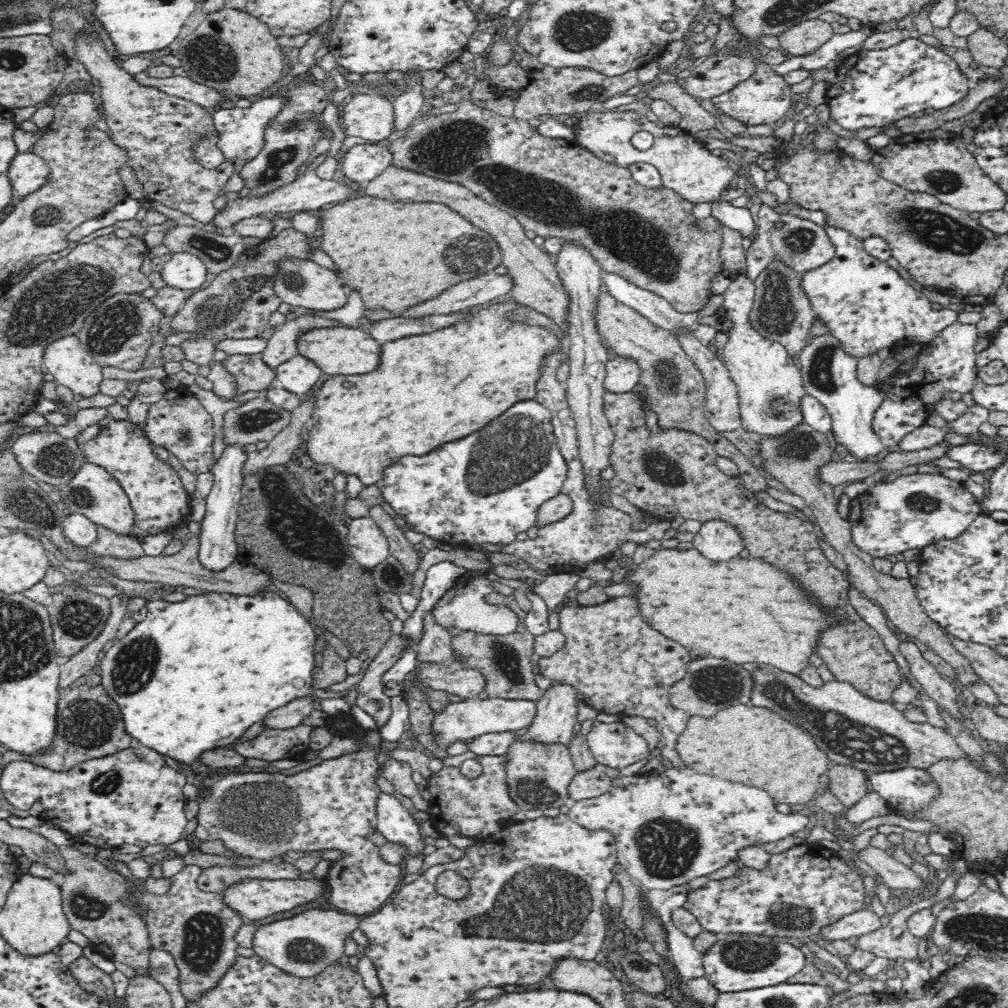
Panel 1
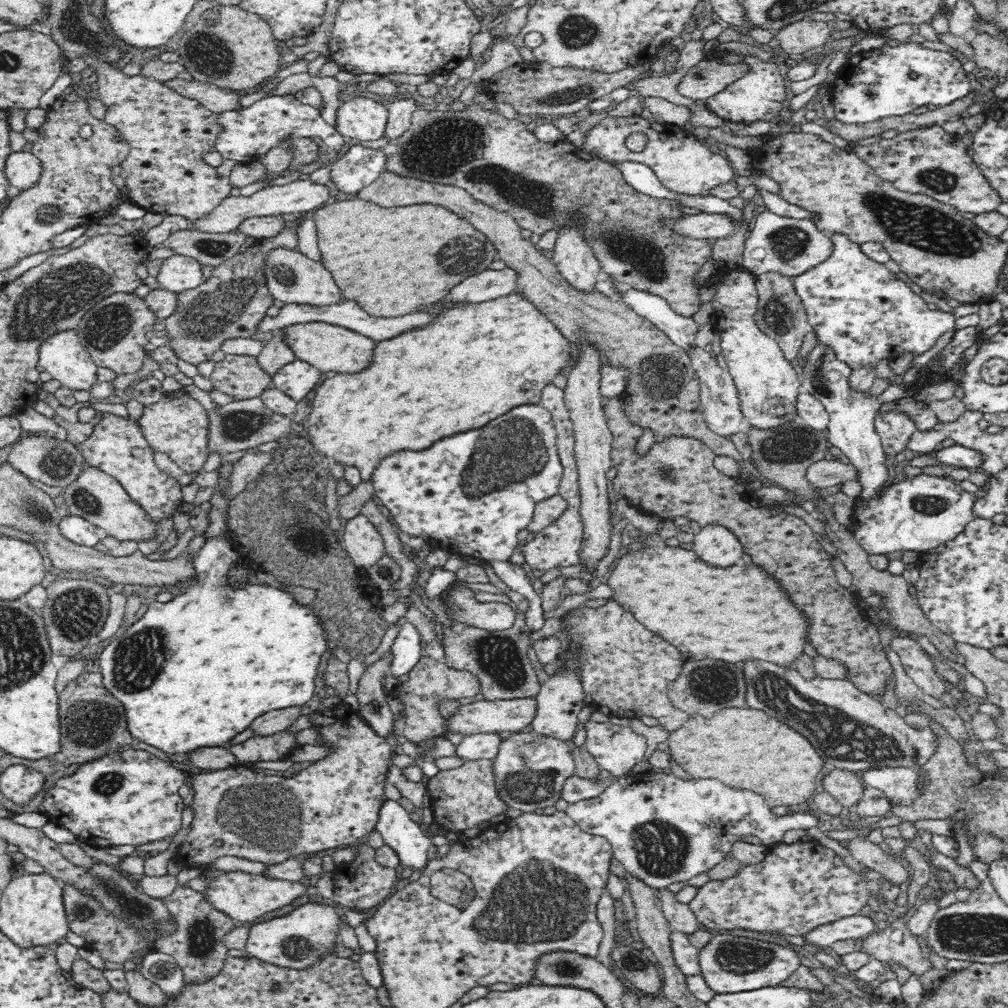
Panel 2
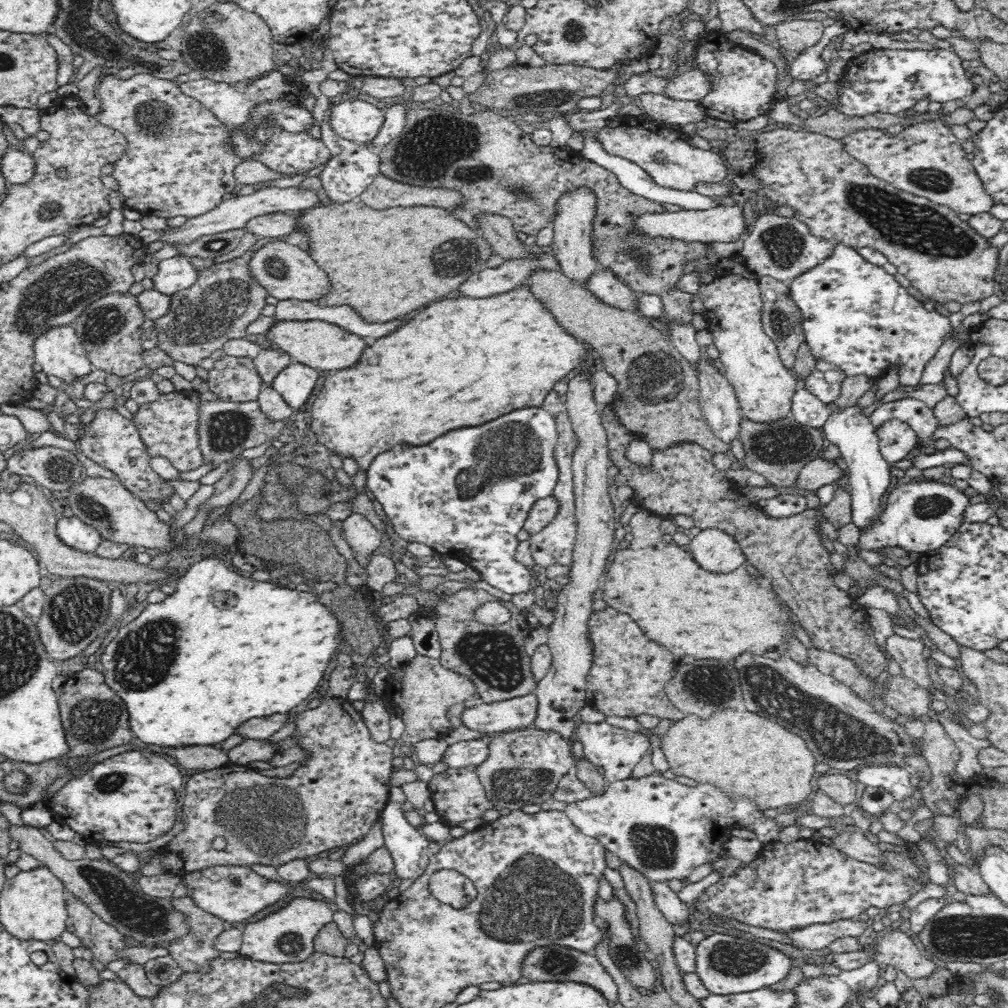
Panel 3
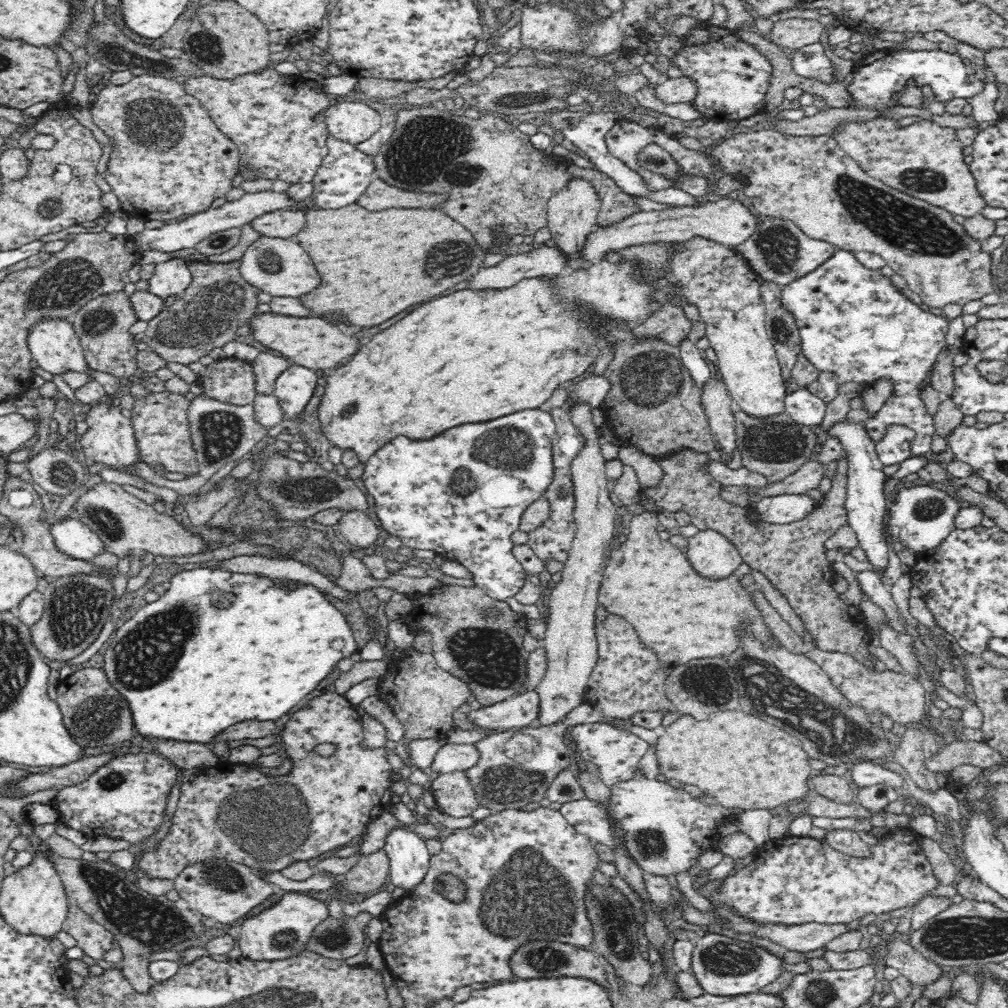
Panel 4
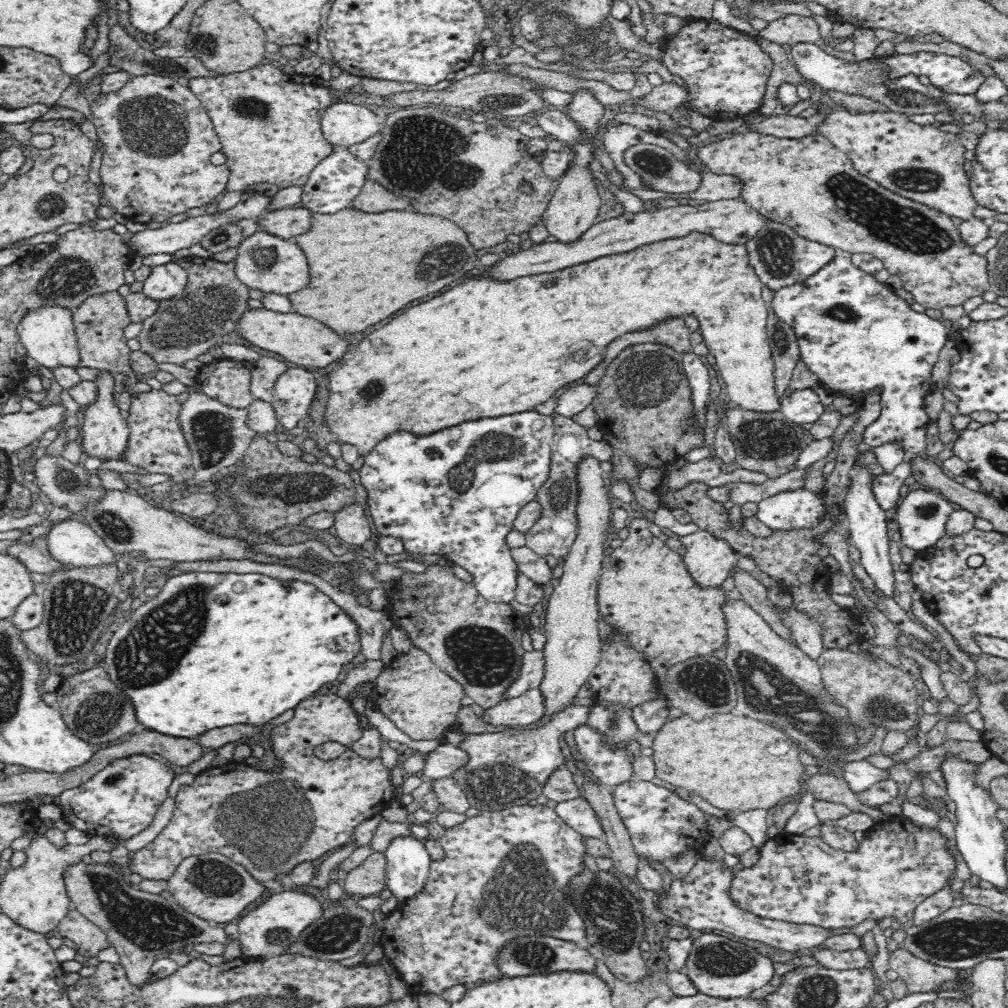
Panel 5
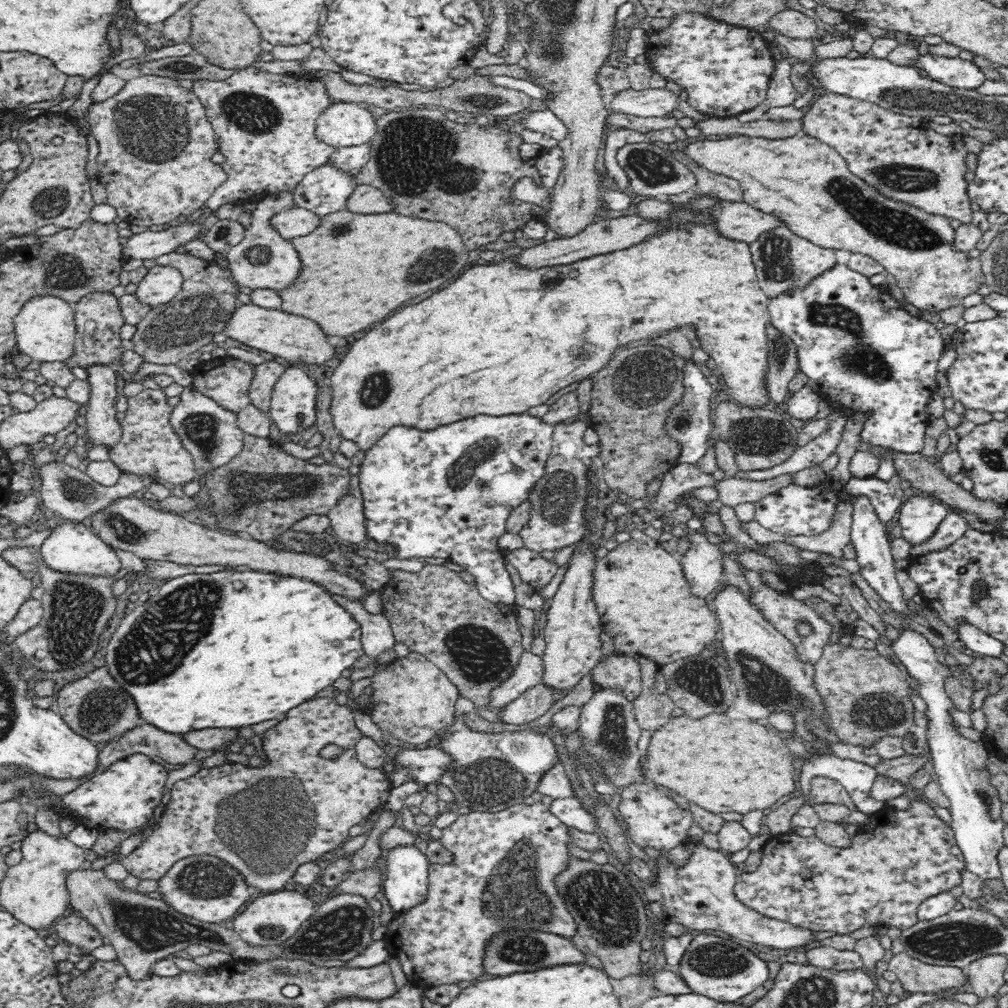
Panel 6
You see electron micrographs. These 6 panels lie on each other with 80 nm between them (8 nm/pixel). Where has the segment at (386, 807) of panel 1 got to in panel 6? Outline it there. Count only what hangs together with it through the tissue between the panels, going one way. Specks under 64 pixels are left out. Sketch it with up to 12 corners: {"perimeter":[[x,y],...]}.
{"perimeter":[[417,844],[388,849],[393,912],[425,897],[431,864]]}

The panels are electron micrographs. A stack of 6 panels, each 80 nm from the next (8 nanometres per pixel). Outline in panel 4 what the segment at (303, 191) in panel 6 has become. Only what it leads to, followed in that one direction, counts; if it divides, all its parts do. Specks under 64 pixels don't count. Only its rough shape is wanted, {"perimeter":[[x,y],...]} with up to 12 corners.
{"perimeter":[[330,135],[312,180],[314,208],[356,203],[374,155]]}

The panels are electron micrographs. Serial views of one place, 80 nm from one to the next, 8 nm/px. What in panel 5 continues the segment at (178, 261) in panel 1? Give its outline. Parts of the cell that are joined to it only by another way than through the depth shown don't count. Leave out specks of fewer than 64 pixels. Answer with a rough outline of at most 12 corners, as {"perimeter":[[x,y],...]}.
{"perimeter":[[171,260],[153,266],[142,292],[154,300],[180,294],[186,269]]}

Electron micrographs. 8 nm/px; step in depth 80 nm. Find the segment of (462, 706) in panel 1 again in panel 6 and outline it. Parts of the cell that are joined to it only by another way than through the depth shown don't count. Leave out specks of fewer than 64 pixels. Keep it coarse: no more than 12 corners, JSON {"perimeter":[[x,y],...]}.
{"perimeter":[[540,684],[498,711],[500,722],[538,720],[562,698]]}

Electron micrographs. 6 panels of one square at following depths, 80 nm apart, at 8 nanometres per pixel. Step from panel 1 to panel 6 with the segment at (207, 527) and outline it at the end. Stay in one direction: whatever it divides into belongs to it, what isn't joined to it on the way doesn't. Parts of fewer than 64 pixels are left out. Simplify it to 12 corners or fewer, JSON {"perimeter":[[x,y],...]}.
{"perimeter":[[312,581],[160,583],[105,667],[182,735],[290,712],[363,655]]}

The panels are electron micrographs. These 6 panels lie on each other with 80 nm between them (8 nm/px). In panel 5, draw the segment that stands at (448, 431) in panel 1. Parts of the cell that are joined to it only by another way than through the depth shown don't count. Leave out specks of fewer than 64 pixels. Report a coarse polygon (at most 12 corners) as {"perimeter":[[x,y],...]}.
{"perimeter":[[707,234],[478,273],[330,372],[365,458],[544,404],[694,314],[731,404],[778,412],[762,281]]}

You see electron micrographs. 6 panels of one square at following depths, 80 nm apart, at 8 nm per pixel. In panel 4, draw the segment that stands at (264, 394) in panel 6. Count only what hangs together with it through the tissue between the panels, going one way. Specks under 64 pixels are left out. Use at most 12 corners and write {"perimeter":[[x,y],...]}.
{"perimeter":[[262,352],[252,361],[256,391],[270,394],[292,361]]}

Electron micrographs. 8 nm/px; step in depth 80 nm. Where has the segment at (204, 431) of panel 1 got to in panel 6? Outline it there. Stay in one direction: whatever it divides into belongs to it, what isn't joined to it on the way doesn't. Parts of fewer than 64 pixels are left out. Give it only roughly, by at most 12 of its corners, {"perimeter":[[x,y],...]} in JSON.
{"perimeter":[[162,389],[127,398],[122,472],[178,487],[197,477]]}

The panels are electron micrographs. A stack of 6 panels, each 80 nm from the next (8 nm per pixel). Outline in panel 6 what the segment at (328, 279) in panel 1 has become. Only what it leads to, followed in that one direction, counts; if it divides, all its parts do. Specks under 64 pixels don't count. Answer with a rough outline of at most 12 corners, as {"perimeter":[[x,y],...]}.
{"perimeter":[[295,191],[268,194],[227,260],[253,291],[286,290],[302,276],[296,247],[270,218],[297,208]]}

